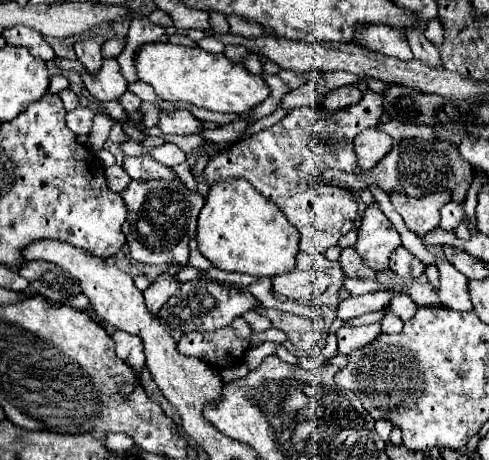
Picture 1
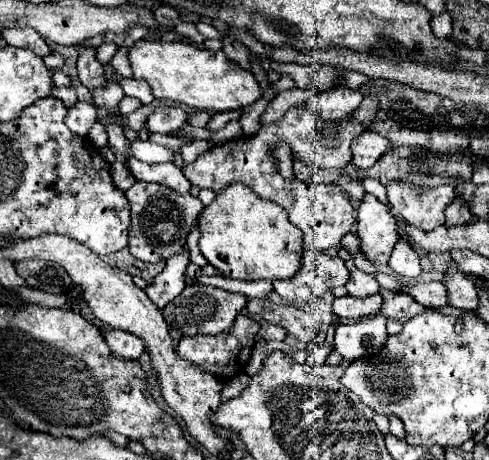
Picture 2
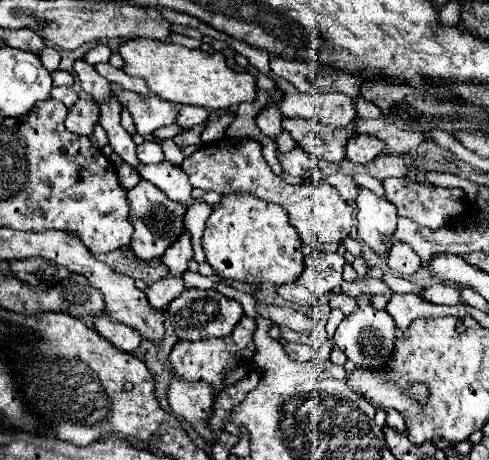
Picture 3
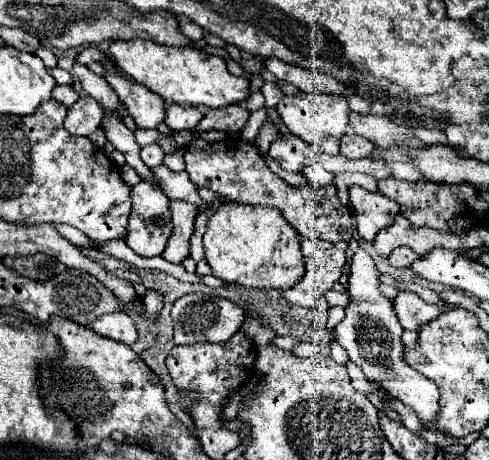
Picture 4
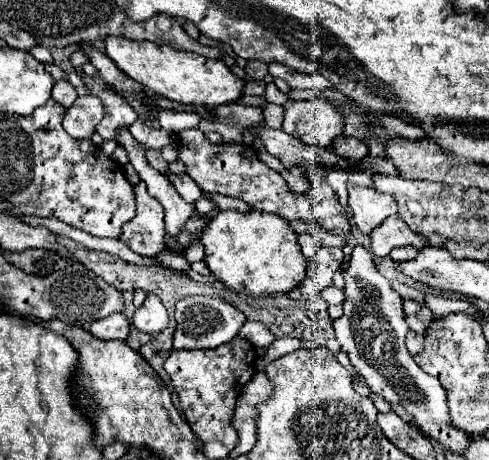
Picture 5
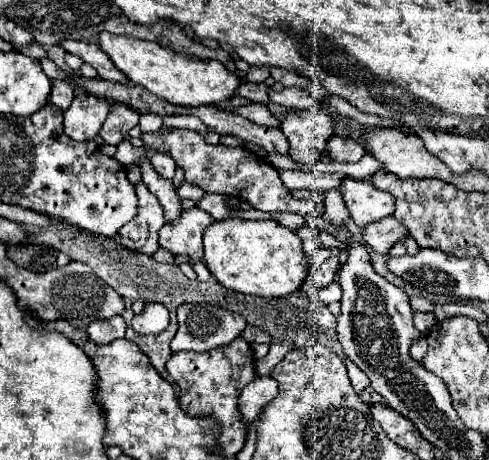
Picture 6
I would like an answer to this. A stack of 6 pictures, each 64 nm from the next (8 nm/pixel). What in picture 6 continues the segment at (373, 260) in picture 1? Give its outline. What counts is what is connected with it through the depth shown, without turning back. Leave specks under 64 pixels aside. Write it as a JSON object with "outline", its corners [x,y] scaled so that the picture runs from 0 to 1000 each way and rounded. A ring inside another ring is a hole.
{"outline":[[[703,387],[695,400],[695,417],[720,478],[736,496],[806,465],[806,430],[793,417],[761,404],[761,396]]]}

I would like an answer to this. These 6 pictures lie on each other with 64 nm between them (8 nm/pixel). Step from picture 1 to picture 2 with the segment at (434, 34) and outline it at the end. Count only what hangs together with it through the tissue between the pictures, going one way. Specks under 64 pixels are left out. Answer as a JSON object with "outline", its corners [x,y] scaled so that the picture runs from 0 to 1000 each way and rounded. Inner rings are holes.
{"outline":[[[908,22],[896,35],[888,35],[879,57],[883,57],[883,70],[892,78],[916,78],[916,70],[924,70],[924,43],[916,43],[916,22]]]}

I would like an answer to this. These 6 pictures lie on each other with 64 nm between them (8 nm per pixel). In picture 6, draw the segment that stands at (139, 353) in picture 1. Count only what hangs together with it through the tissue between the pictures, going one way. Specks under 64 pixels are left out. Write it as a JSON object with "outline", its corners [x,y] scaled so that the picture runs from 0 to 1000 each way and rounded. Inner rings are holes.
{"outline":[[[233,687],[233,691],[221,691],[221,696],[196,696],[188,700],[180,713],[180,735],[196,748],[221,748],[229,739],[241,739],[241,735],[254,735],[254,722],[258,722],[258,704],[249,696],[249,687]]]}

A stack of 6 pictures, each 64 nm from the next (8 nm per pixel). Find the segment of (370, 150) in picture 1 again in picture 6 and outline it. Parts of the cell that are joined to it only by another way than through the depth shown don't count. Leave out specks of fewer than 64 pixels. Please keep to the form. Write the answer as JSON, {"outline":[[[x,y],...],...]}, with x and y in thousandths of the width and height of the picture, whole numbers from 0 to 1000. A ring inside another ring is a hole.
{"outline":[[[679,296],[671,304],[667,343],[679,352],[732,352],[748,335],[744,317],[720,300],[695,300]]]}

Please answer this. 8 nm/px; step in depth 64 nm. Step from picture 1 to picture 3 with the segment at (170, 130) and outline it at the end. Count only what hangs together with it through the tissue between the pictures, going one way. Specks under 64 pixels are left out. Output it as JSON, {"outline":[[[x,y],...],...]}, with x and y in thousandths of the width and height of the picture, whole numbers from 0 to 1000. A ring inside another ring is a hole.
{"outline":[[[229,183],[233,209],[245,217],[245,226],[266,239],[278,283],[290,296],[311,291],[327,274],[344,274],[360,257],[360,226],[335,222],[323,209],[286,209],[270,196],[254,196],[245,183]]]}

